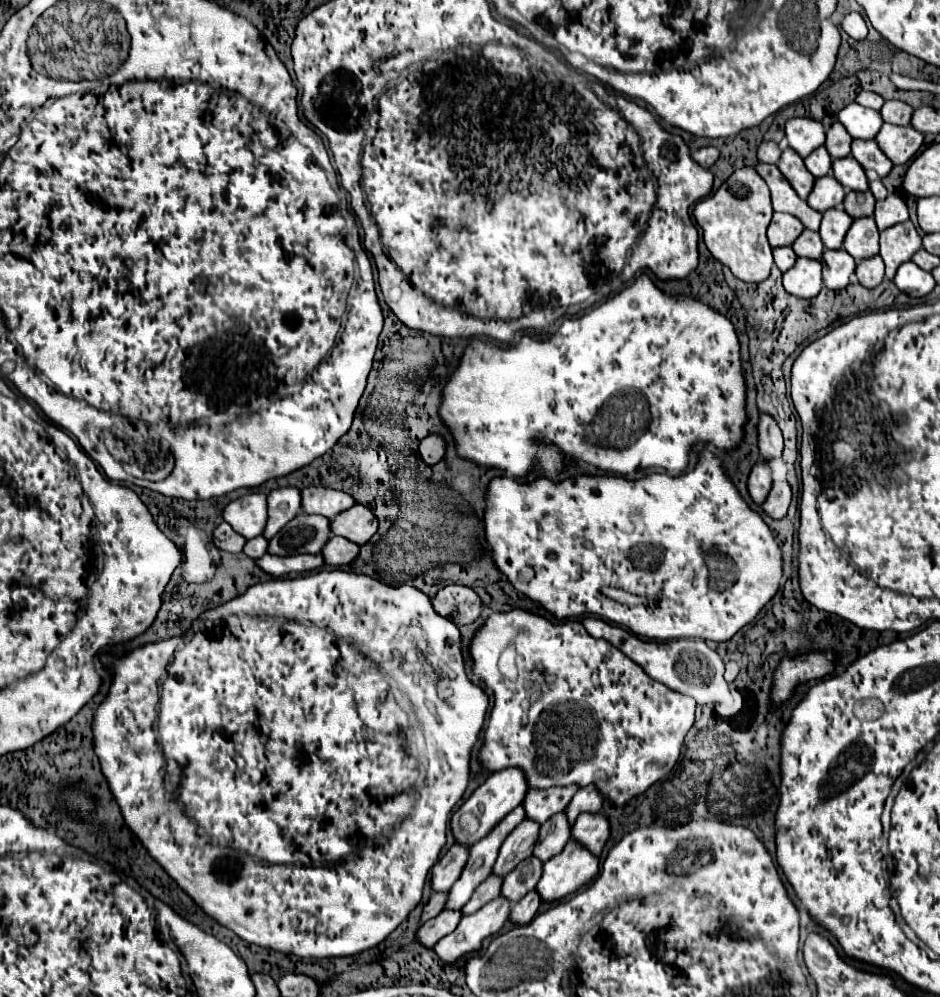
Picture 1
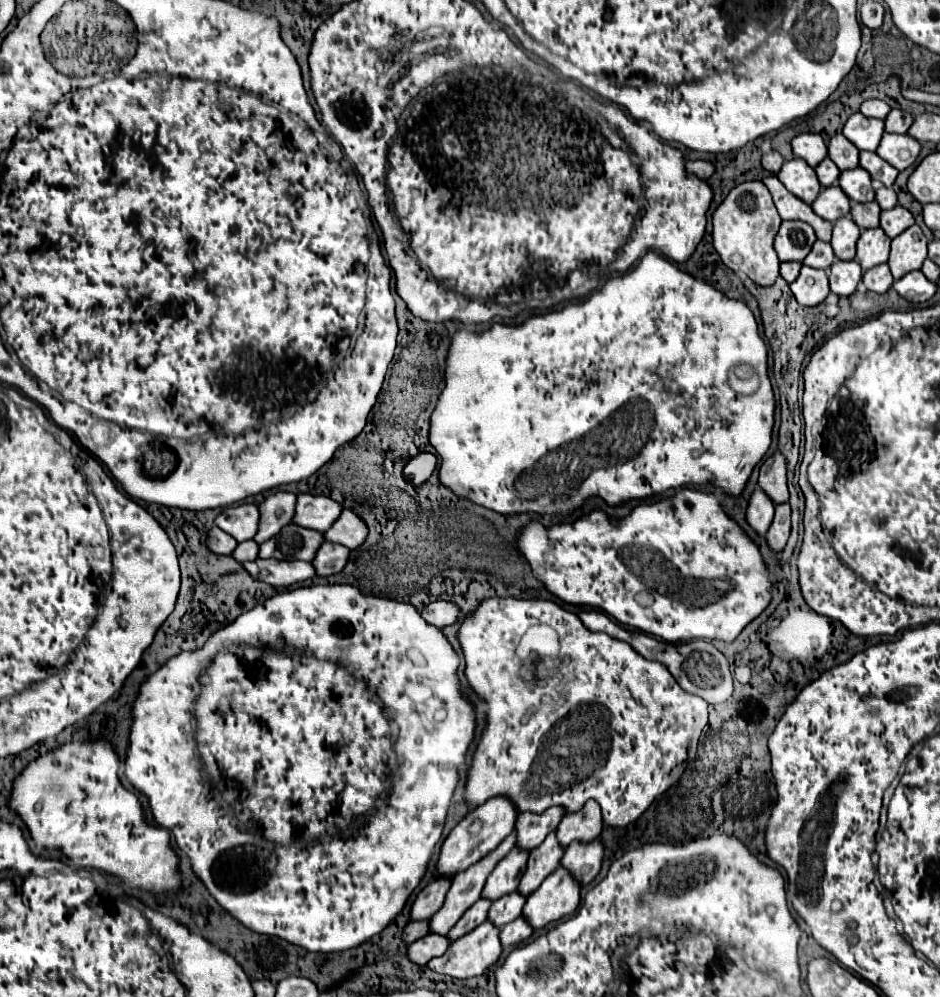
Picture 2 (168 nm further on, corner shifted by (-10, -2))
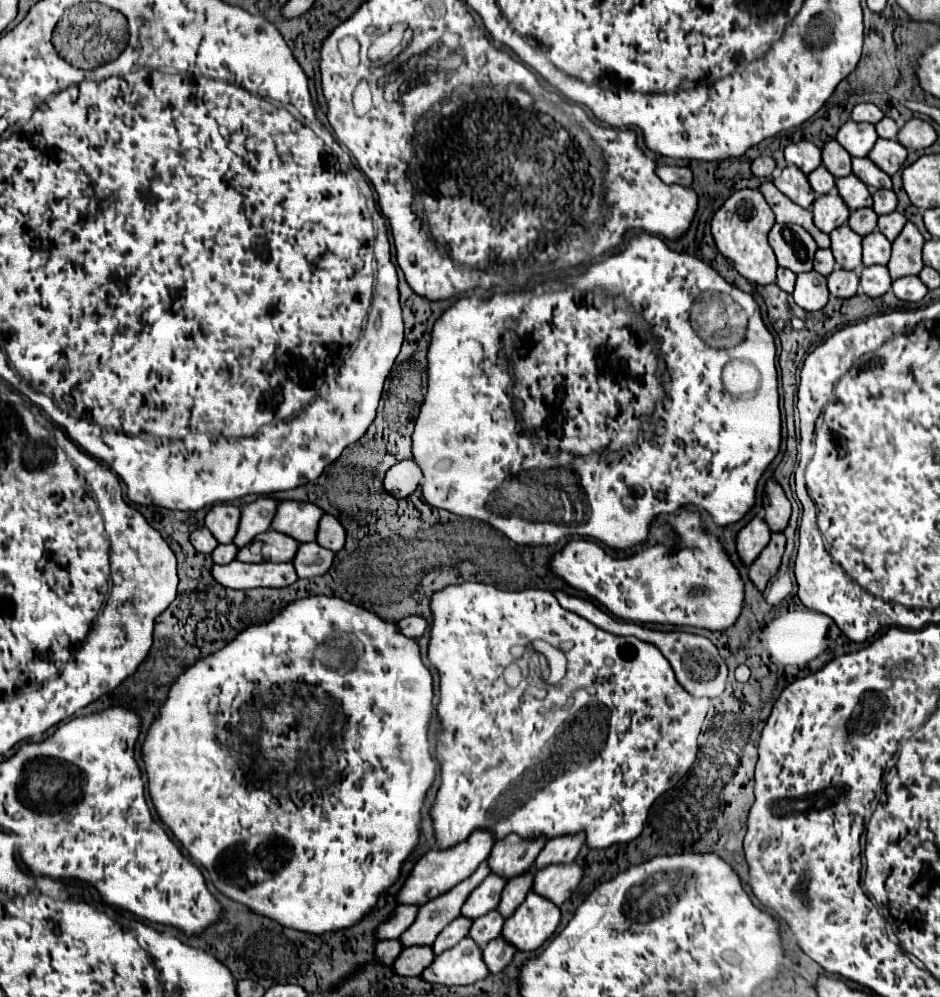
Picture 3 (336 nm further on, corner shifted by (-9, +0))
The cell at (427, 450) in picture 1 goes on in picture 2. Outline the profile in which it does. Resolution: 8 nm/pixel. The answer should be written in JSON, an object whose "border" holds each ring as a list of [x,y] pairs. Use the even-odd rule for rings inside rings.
{"border":[[[419,453],[415,457],[411,457],[411,461],[405,465],[405,471],[403,475],[413,483],[413,485],[419,485],[419,483],[425,483],[437,469],[437,455],[433,453]]]}

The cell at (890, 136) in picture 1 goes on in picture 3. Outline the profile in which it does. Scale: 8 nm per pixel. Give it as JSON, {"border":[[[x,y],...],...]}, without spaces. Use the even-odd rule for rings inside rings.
{"border":[[[878,139],[874,149],[868,153],[868,159],[876,167],[880,167],[884,173],[894,175],[902,167],[902,163],[906,161],[906,155],[908,155],[908,151],[898,141]]]}

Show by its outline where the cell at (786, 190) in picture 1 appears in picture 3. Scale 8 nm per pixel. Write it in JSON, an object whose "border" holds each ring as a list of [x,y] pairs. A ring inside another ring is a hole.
{"border":[[[764,181],[764,183],[760,185],[760,193],[764,195],[766,203],[768,203],[770,209],[774,211],[776,223],[796,223],[796,225],[804,227],[804,229],[814,237],[814,241],[818,243],[820,249],[828,249],[828,247],[830,247],[830,237],[814,227],[812,213],[810,213],[808,209],[798,207],[796,203],[790,203],[790,199],[786,199],[786,197],[774,187],[772,181]]]}

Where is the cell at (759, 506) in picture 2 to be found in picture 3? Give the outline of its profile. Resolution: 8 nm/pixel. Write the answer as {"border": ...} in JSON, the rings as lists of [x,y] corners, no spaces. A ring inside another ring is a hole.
{"border":[[[754,517],[740,533],[736,539],[736,551],[738,557],[744,565],[752,565],[758,555],[762,553],[762,549],[768,545],[770,541],[770,531],[766,527],[766,523],[758,517]]]}

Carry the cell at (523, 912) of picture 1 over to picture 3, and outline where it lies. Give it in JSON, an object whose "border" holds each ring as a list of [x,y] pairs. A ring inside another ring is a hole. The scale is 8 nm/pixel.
{"border":[[[498,937],[498,939],[490,941],[490,943],[482,949],[482,961],[484,961],[486,967],[488,967],[488,973],[490,973],[490,975],[496,975],[496,973],[500,973],[500,971],[512,961],[514,953],[516,953],[516,951],[514,951],[502,937]]]}

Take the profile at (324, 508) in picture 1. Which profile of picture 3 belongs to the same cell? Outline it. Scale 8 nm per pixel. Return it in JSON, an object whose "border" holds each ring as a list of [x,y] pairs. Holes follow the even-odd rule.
{"border":[[[282,501],[272,519],[272,529],[292,537],[296,543],[310,543],[316,539],[318,519],[324,515],[314,503]]]}

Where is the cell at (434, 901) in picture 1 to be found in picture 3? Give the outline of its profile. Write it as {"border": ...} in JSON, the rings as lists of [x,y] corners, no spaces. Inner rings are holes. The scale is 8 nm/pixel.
{"border":[[[392,939],[392,941],[378,941],[376,943],[376,949],[374,949],[374,955],[376,955],[376,961],[380,965],[386,965],[390,967],[394,963],[394,959],[400,955],[402,951],[402,945],[398,943],[398,939]]]}

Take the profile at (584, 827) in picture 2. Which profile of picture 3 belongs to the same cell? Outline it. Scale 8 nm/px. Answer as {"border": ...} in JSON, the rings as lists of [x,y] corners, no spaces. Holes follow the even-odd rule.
{"border":[[[574,835],[574,839],[552,839],[544,845],[544,849],[538,853],[534,865],[536,869],[544,869],[548,865],[560,865],[560,863],[572,863],[582,847],[582,837]]]}

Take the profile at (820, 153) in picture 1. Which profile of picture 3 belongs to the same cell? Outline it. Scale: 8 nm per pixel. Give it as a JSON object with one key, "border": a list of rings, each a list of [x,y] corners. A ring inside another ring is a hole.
{"border":[[[820,165],[816,171],[812,171],[808,175],[808,183],[810,183],[810,187],[814,189],[816,195],[826,195],[826,193],[830,193],[834,189],[836,179]]]}

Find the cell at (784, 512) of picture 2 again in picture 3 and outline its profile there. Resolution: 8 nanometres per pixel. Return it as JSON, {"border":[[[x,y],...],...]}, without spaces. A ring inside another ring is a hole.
{"border":[[[784,533],[772,535],[768,547],[762,551],[762,555],[754,561],[754,565],[750,565],[748,577],[750,581],[756,585],[758,591],[764,591],[766,583],[770,581],[770,577],[774,577],[778,573],[778,567],[782,563],[782,553],[786,547],[786,537]]]}

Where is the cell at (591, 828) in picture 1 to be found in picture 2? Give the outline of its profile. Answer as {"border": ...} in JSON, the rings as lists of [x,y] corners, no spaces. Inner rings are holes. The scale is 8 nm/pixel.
{"border":[[[601,837],[593,841],[573,841],[565,849],[561,867],[569,869],[575,875],[575,879],[581,881],[581,885],[587,885],[597,877],[603,857],[605,857],[605,847]]]}

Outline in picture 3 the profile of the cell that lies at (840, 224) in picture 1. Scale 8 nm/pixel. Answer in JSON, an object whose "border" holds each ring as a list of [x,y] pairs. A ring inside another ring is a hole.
{"border":[[[848,225],[838,227],[830,233],[832,239],[832,253],[836,259],[836,265],[846,271],[854,271],[862,267],[862,237],[854,233]]]}

